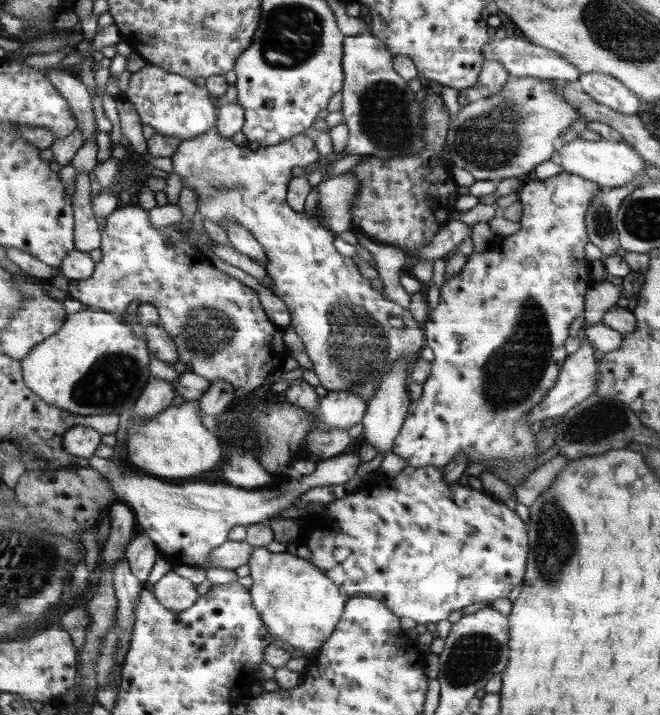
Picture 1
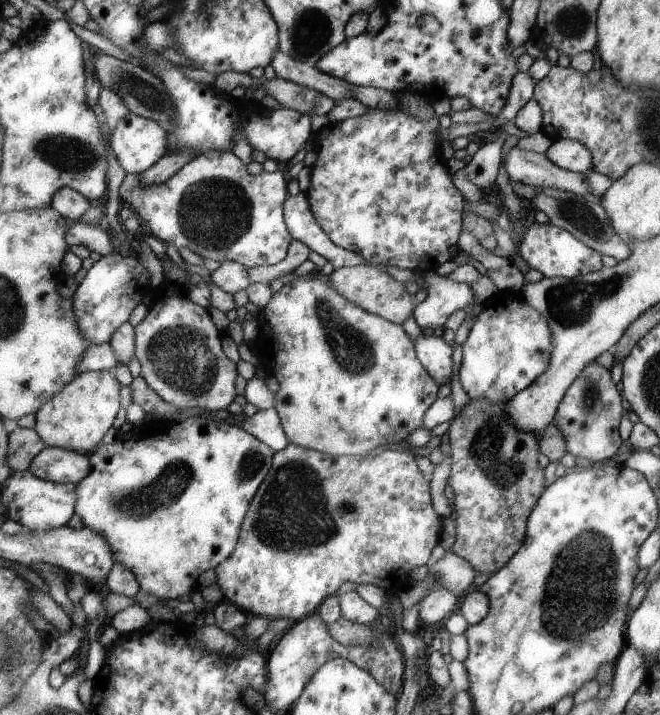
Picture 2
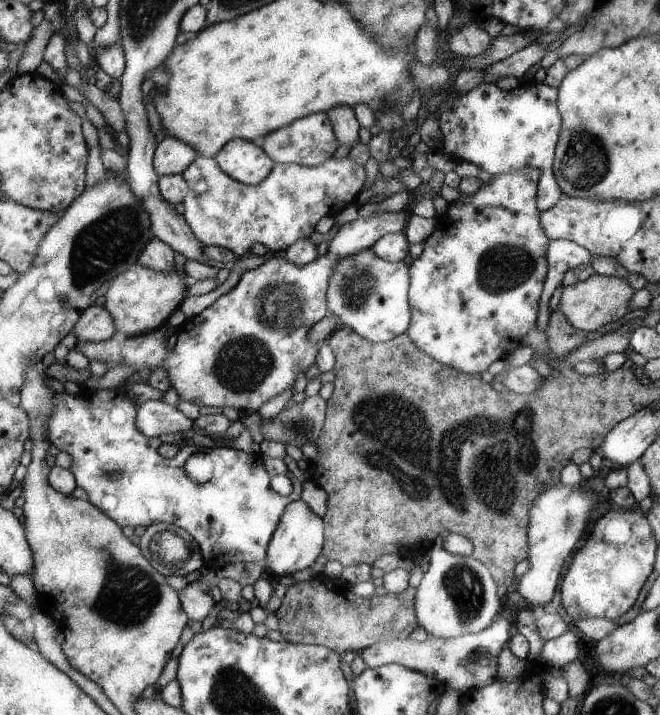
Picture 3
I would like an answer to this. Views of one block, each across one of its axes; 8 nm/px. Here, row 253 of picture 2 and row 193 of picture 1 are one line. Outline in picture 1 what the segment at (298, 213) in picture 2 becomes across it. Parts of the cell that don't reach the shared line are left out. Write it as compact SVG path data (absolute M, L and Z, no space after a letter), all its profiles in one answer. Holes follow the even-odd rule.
M347 172L329 177L314 186L317 190L316 206L323 216L322 224L331 234L350 230L351 214L349 205L361 182L353 179Z

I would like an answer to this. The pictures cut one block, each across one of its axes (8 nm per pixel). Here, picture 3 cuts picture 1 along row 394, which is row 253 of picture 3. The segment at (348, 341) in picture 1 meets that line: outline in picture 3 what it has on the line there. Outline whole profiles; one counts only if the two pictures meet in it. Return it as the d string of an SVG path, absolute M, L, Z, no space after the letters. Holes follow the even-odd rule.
M370 248L363 249L343 257L333 267L332 276L328 278L327 315L329 318L339 317L341 325L352 327L371 342L391 341L393 337L405 333L411 322L409 283L406 261L390 263L373 254Z

